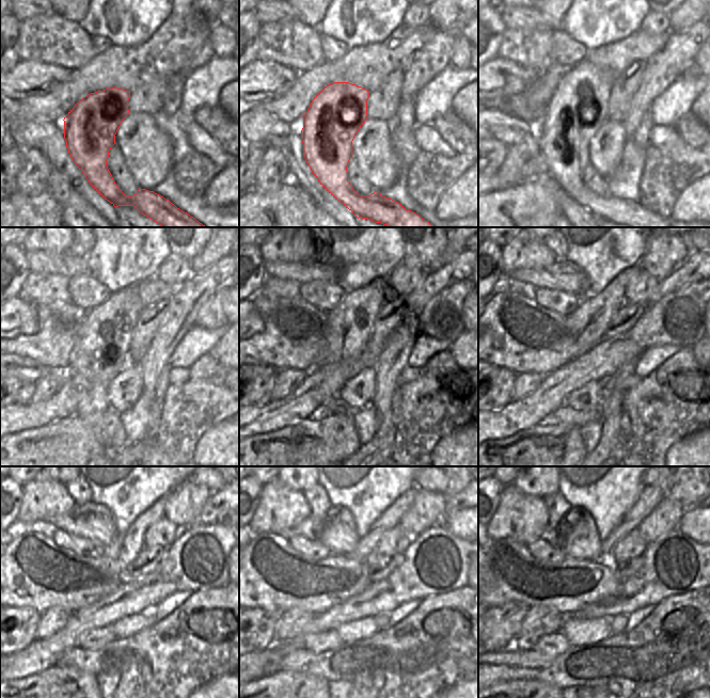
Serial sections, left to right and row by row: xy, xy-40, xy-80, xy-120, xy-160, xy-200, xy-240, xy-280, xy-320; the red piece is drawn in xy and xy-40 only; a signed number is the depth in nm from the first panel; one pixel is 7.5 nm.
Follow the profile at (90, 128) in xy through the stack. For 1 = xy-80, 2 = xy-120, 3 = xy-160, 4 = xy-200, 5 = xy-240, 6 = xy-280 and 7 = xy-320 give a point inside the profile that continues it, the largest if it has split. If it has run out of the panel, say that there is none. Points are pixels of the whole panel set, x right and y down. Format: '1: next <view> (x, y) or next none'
1: next xy-80 (578, 109)
2: next xy-120 (101, 350)
3: next xy-160 (349, 324)
4: next xy-200 (588, 322)
5: next xy-240 (123, 550)
6: next xy-280 (365, 549)
7: next xy-320 (650, 495)

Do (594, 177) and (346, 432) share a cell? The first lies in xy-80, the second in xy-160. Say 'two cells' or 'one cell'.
one cell

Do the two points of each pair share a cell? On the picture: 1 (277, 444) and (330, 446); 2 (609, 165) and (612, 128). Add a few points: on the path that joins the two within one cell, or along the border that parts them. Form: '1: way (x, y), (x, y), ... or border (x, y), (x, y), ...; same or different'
1: way (289, 448), (312, 448), (317, 446); same
2: way (609, 156), (609, 142), (611, 138); same

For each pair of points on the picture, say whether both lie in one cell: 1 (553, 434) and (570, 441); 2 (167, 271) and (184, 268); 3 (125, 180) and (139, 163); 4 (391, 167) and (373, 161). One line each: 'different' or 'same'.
1: same
2: same
3: different
4: same

